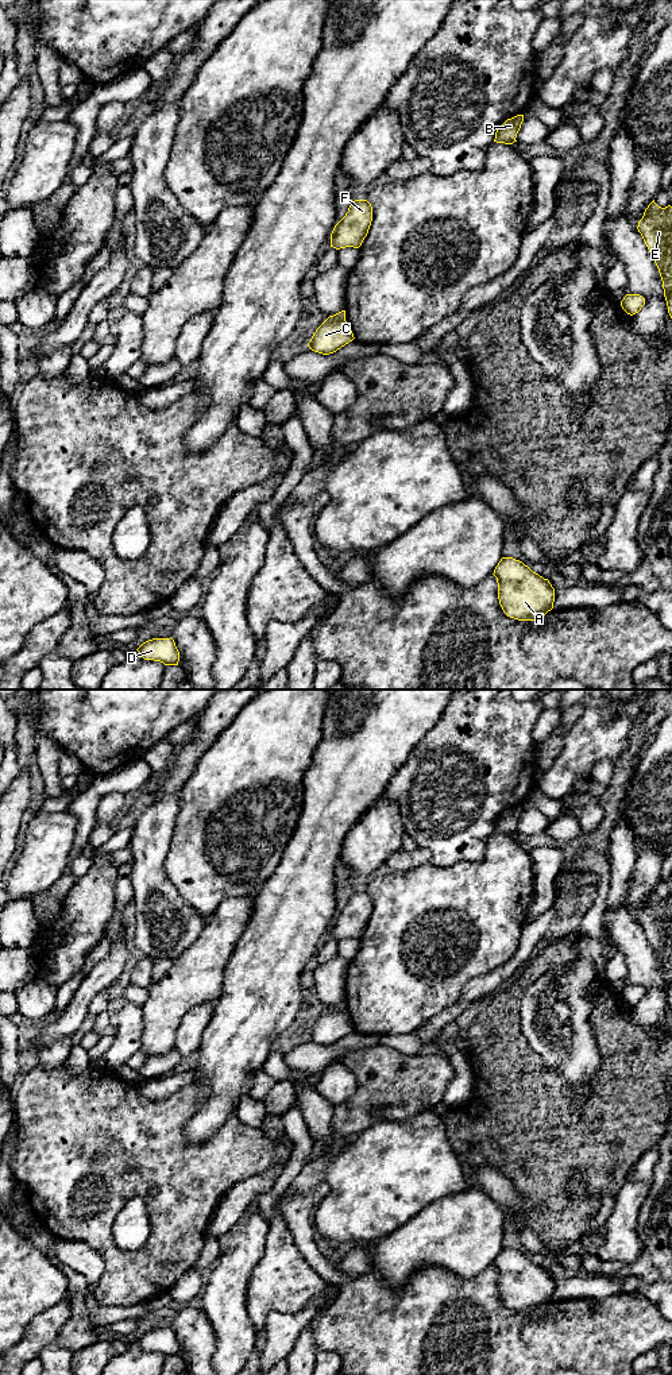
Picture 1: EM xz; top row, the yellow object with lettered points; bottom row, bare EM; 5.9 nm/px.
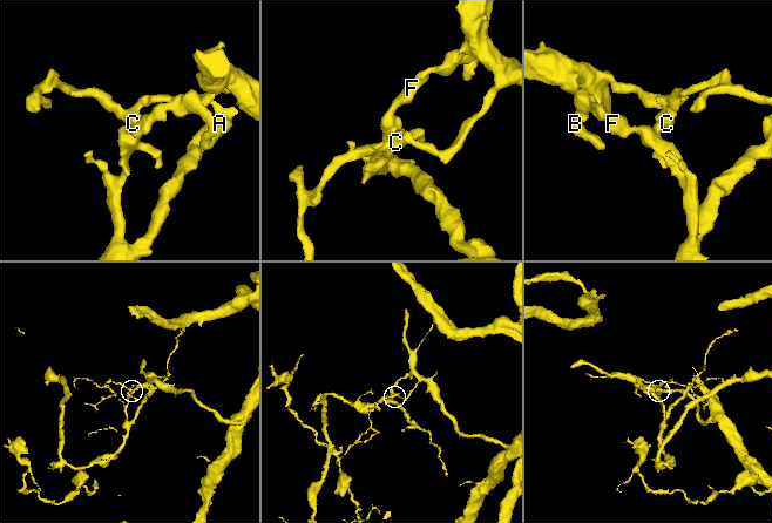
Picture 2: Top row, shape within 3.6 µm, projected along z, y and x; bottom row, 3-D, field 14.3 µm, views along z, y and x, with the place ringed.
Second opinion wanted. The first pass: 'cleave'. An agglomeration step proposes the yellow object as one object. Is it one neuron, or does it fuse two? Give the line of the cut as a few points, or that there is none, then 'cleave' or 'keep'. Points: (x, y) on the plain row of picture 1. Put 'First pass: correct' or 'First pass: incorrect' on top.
First pass: correct
cut in xz along (329, 1007), (336, 1011), (344, 1011); cleave

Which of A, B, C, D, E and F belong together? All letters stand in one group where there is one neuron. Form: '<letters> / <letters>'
A B F / C D E

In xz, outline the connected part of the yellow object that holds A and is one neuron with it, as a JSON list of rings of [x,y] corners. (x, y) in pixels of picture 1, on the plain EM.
[[[502,1248],[493,1266],[498,1274],[499,1295],[507,1308],[542,1312],[553,1299],[555,1279],[548,1270],[533,1263],[522,1252]]]

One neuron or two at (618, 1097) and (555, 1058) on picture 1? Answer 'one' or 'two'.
two

